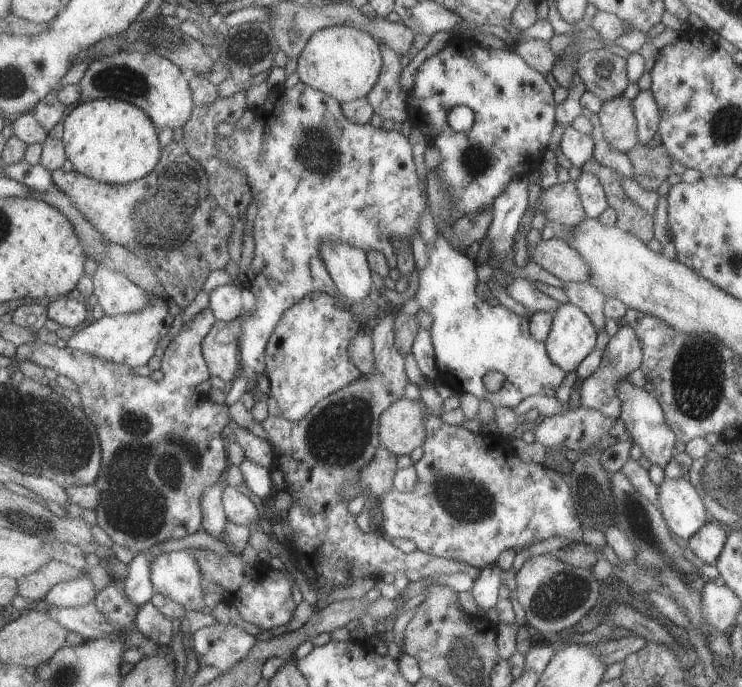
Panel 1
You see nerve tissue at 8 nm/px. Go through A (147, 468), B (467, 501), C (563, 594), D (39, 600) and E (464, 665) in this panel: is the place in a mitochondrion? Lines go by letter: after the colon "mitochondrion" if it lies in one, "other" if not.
A: mitochondrion
B: mitochondrion
C: mitochondrion
D: other
E: mitochondrion

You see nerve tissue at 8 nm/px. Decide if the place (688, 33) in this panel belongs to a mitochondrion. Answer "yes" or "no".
no

